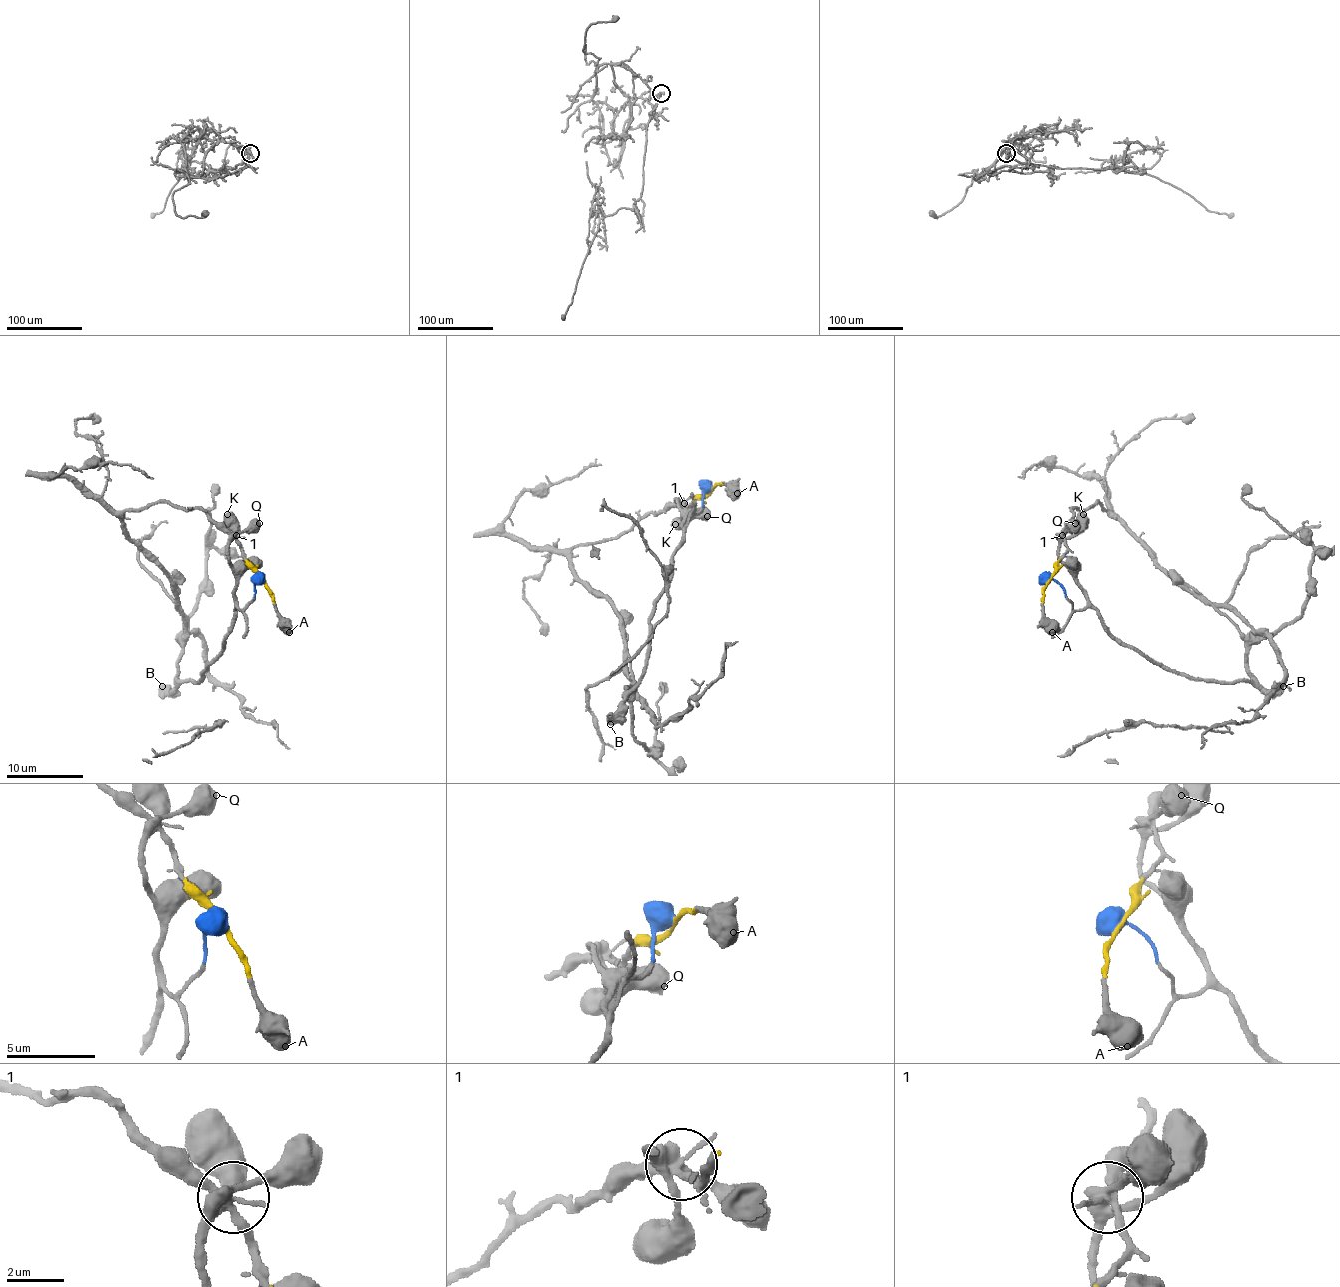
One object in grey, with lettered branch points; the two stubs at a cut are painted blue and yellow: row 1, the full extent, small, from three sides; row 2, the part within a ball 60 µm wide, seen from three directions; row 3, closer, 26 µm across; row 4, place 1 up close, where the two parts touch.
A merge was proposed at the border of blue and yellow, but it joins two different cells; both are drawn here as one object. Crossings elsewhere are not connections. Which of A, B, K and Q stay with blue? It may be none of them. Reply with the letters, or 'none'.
B, K, Q

